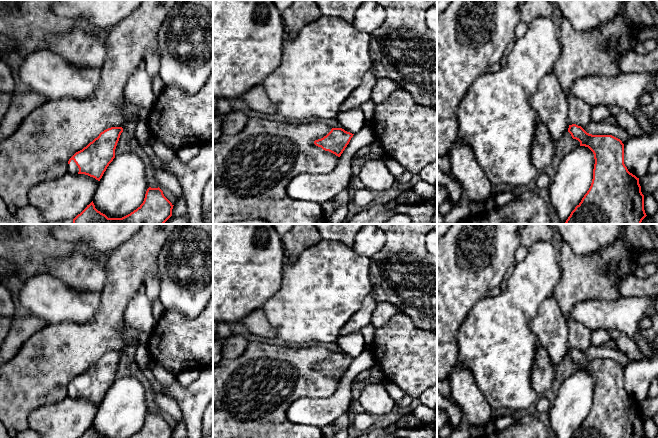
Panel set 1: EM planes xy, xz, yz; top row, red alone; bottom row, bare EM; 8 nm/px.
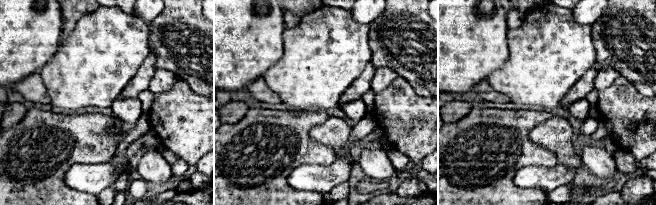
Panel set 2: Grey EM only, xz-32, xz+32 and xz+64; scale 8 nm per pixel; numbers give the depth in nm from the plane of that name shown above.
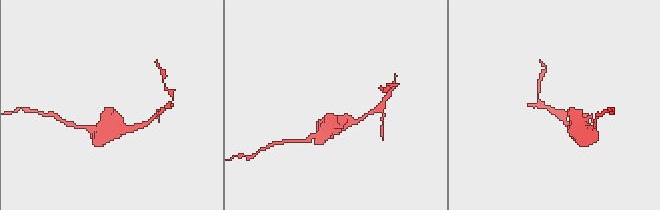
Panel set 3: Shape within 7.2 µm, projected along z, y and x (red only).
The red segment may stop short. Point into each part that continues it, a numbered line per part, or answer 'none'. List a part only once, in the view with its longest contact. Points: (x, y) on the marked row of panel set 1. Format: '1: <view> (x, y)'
1: xy (73, 169)

